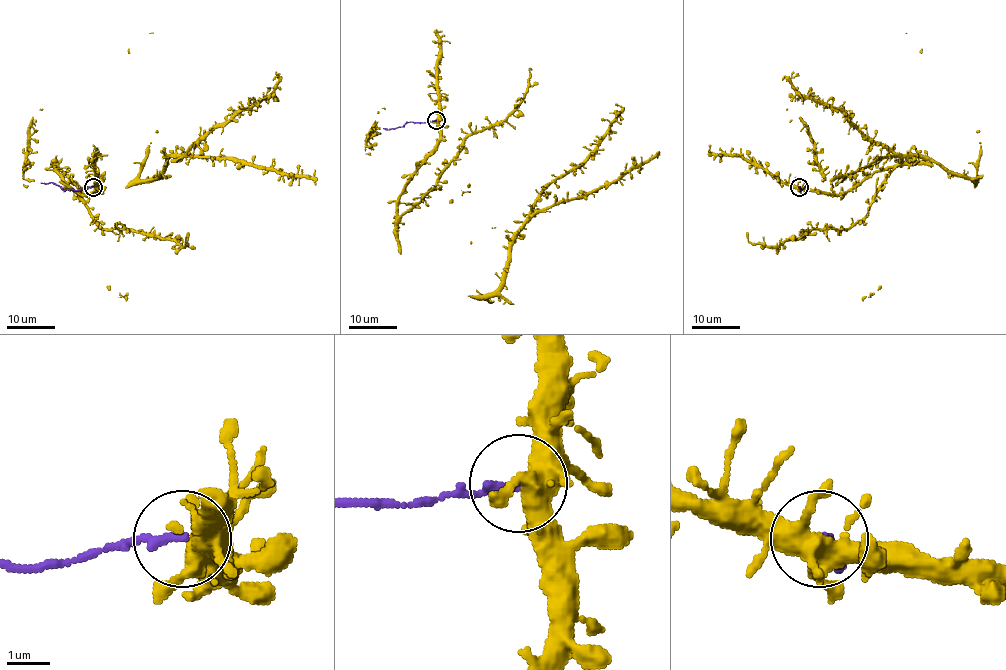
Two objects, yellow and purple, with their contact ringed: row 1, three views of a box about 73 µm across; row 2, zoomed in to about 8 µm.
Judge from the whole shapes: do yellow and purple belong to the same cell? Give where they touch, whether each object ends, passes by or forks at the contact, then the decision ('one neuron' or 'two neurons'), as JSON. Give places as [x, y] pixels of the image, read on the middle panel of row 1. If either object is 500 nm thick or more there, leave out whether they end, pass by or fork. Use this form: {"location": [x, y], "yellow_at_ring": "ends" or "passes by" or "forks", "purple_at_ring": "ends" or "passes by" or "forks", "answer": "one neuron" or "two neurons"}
{"location": [436, 120], "yellow_at_ring": "forks", "purple_at_ring": "ends", "answer": "two neurons"}

